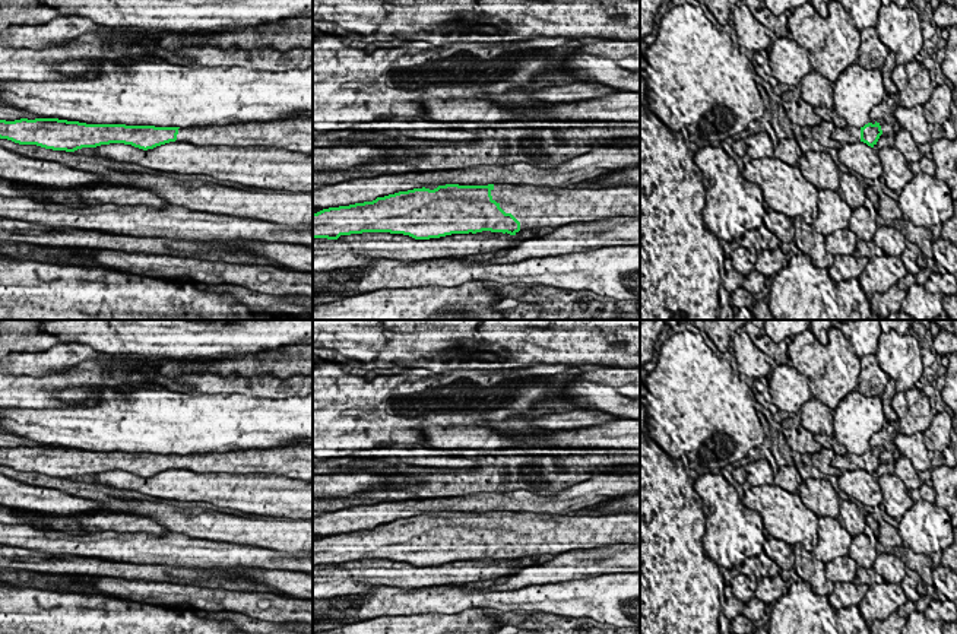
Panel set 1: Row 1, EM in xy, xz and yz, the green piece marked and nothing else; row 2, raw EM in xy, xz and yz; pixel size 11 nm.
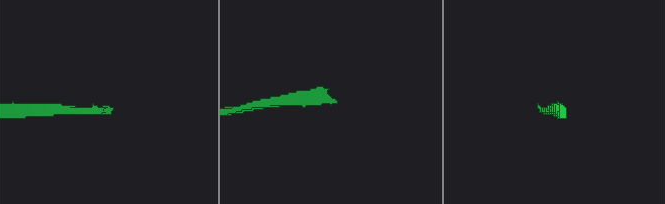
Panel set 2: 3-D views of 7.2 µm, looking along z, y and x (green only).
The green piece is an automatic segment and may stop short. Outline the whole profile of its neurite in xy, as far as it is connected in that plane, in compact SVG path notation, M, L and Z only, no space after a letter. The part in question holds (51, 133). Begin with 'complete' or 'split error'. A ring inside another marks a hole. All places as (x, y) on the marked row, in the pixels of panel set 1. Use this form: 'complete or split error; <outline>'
split error; M297 115L264 123L247 121L184 129L20 118L0 120L0 139L66 152L110 143L124 143L148 150L169 142L187 142L194 146L278 148L313 155L313 118Z

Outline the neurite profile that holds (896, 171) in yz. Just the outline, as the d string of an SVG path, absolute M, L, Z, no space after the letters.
M888 145L878 150L878 156L882 164L882 177L885 180L885 186L900 194L903 187L915 175L910 171L906 158L900 150Z

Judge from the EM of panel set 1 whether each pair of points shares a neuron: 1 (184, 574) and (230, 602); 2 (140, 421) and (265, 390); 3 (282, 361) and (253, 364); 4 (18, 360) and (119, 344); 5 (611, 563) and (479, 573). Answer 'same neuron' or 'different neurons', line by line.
1: different neurons
2: different neurons
3: same neuron
4: different neurons
5: different neurons

